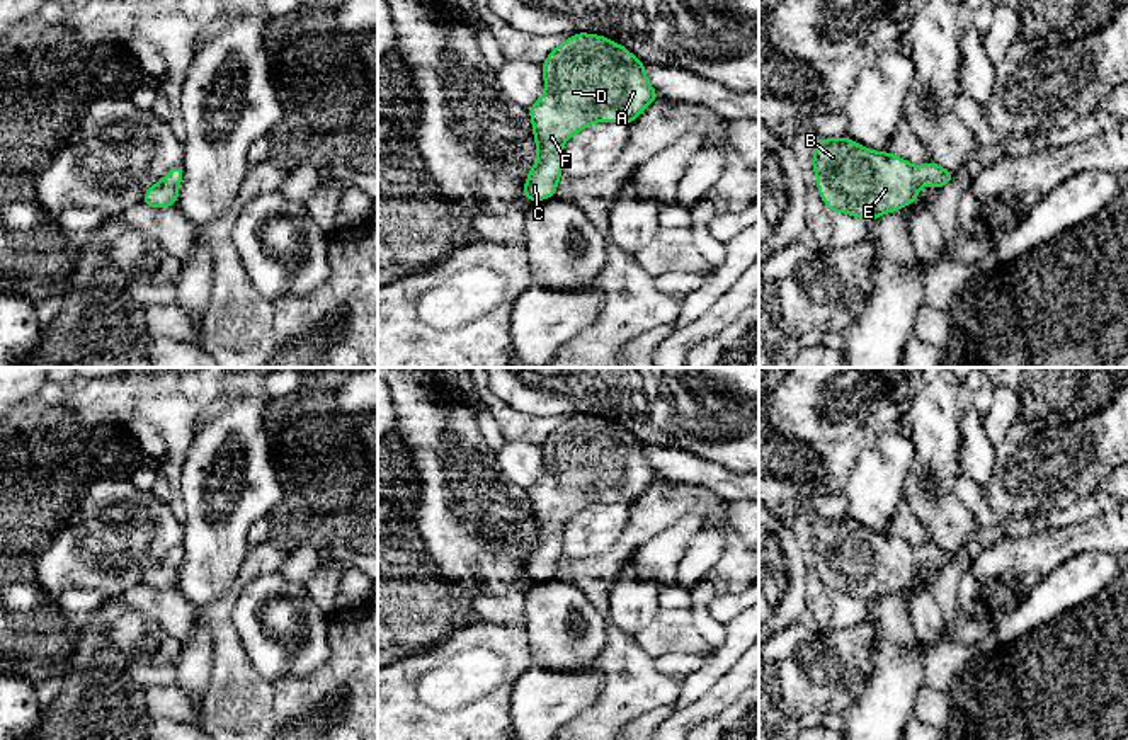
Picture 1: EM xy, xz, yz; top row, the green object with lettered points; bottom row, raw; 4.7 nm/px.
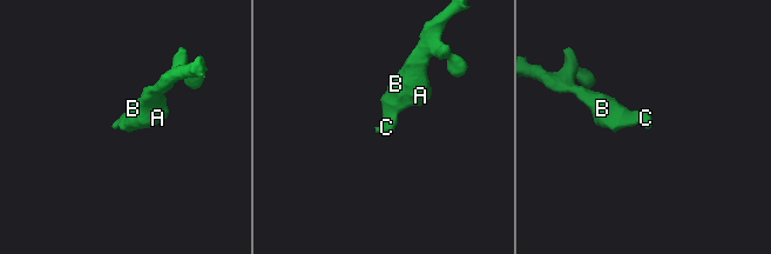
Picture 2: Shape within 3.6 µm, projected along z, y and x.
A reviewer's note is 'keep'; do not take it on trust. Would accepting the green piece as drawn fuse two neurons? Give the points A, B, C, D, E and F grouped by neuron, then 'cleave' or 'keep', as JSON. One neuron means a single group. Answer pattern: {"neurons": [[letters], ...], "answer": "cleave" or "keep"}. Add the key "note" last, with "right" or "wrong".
{"neurons": [["A", "B", "C", "D", "E", "F"]], "answer": "keep", "note": "right"}

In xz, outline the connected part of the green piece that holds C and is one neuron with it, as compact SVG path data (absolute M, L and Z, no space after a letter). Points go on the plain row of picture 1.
M572 415L541 446L544 473L527 490L538 543L529 549L524 563L526 582L546 582L556 577L563 556L563 526L582 510L595 504L631 505L660 476L648 463L645 444L623 425L601 415Z

